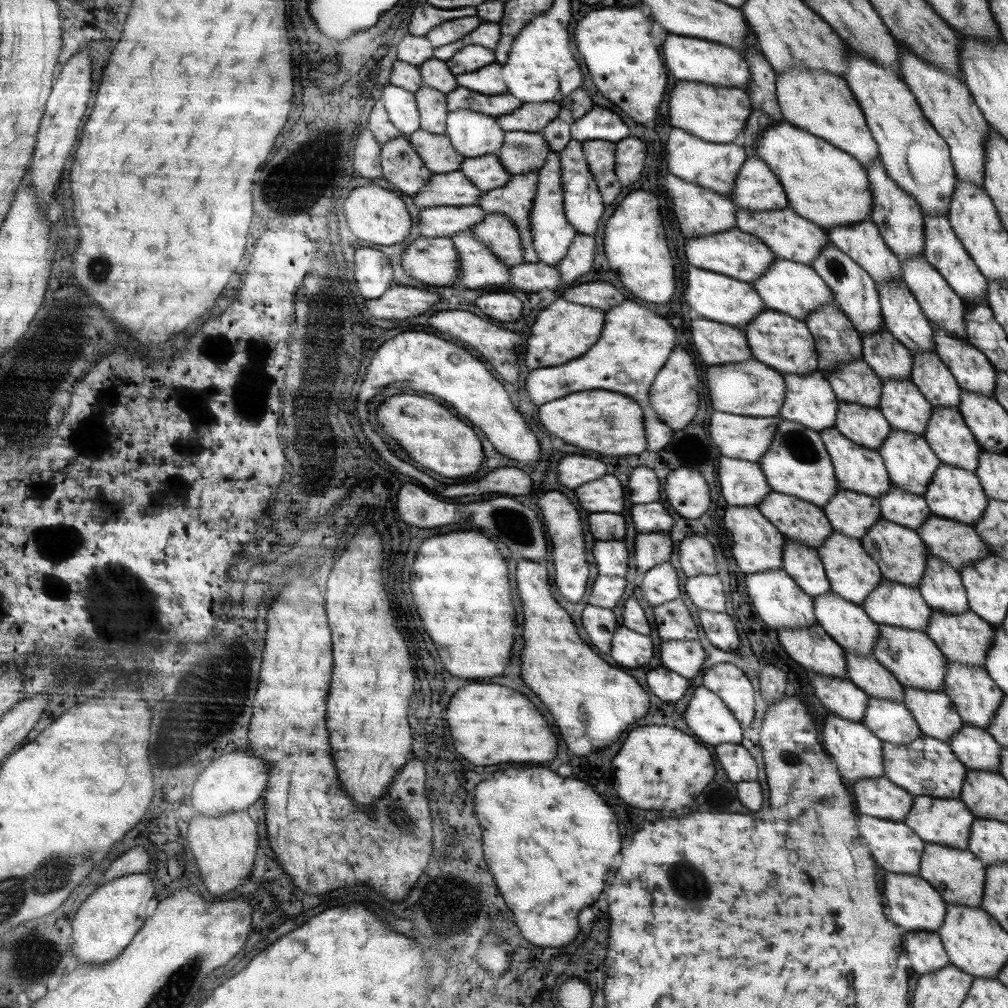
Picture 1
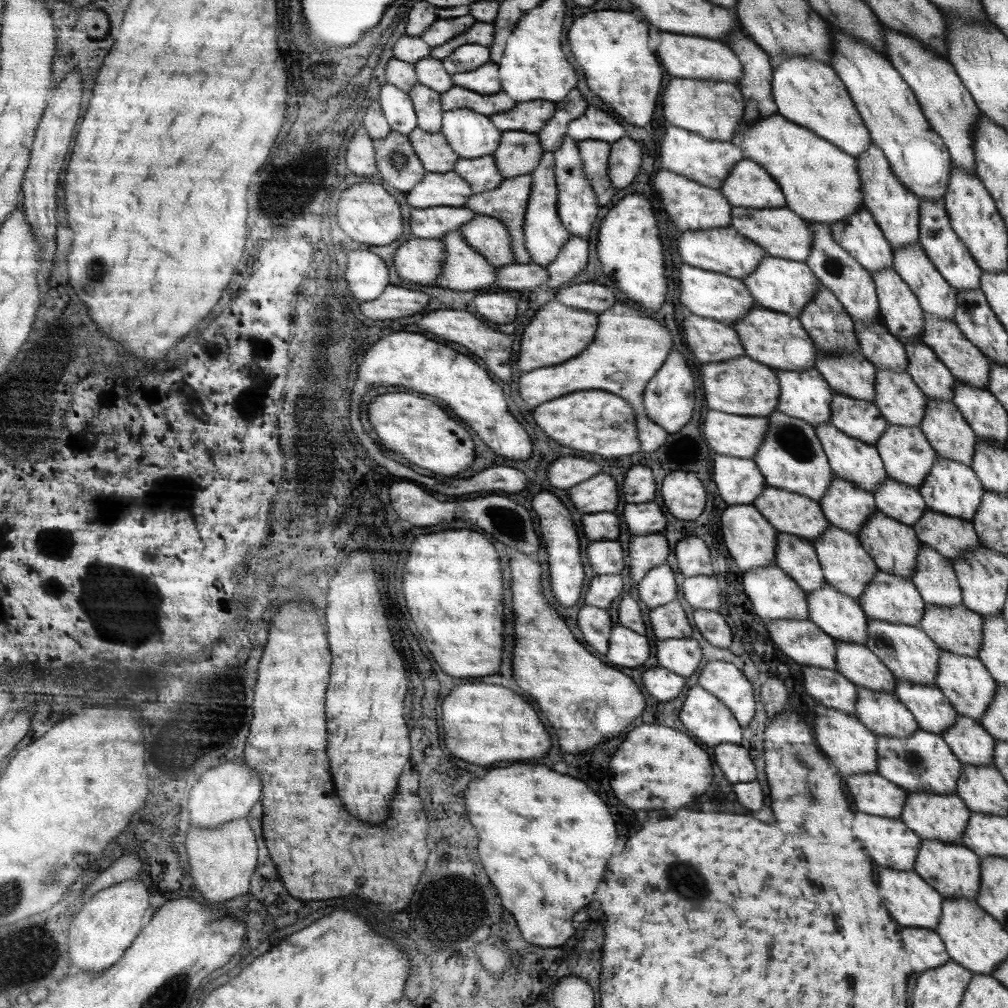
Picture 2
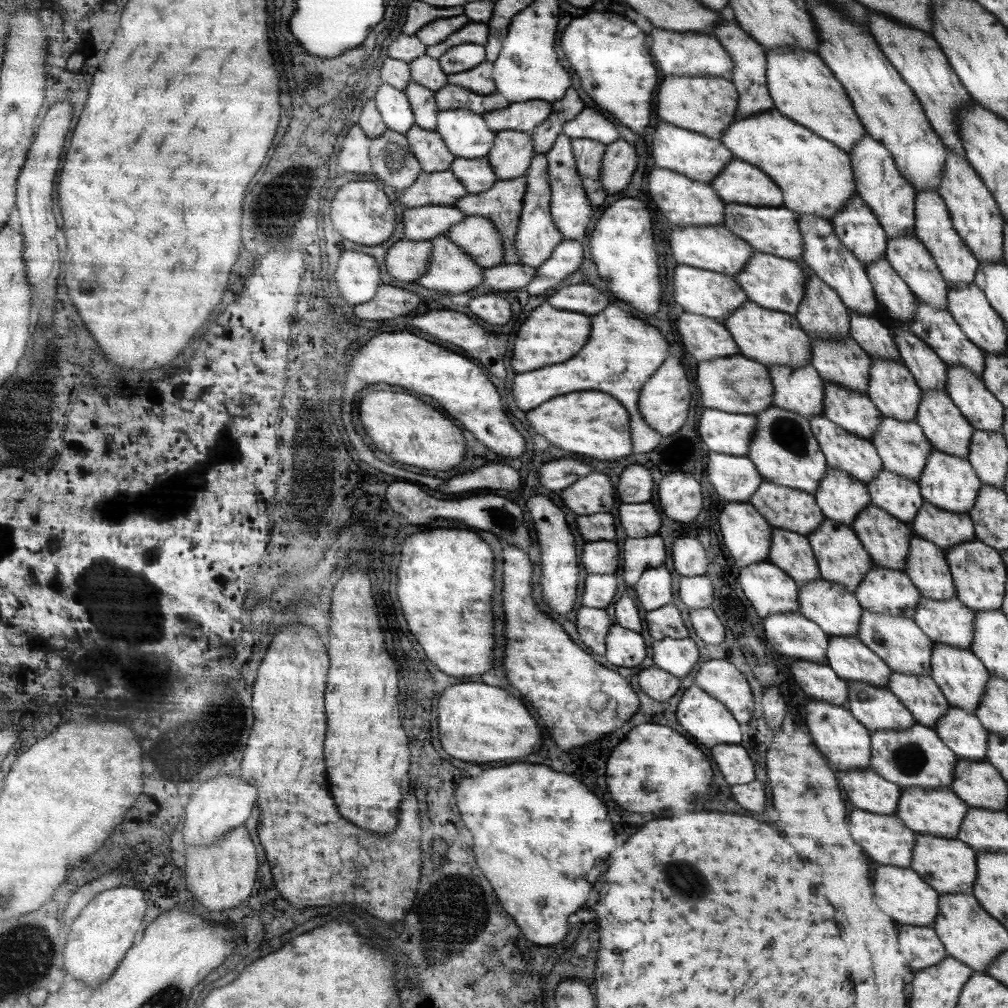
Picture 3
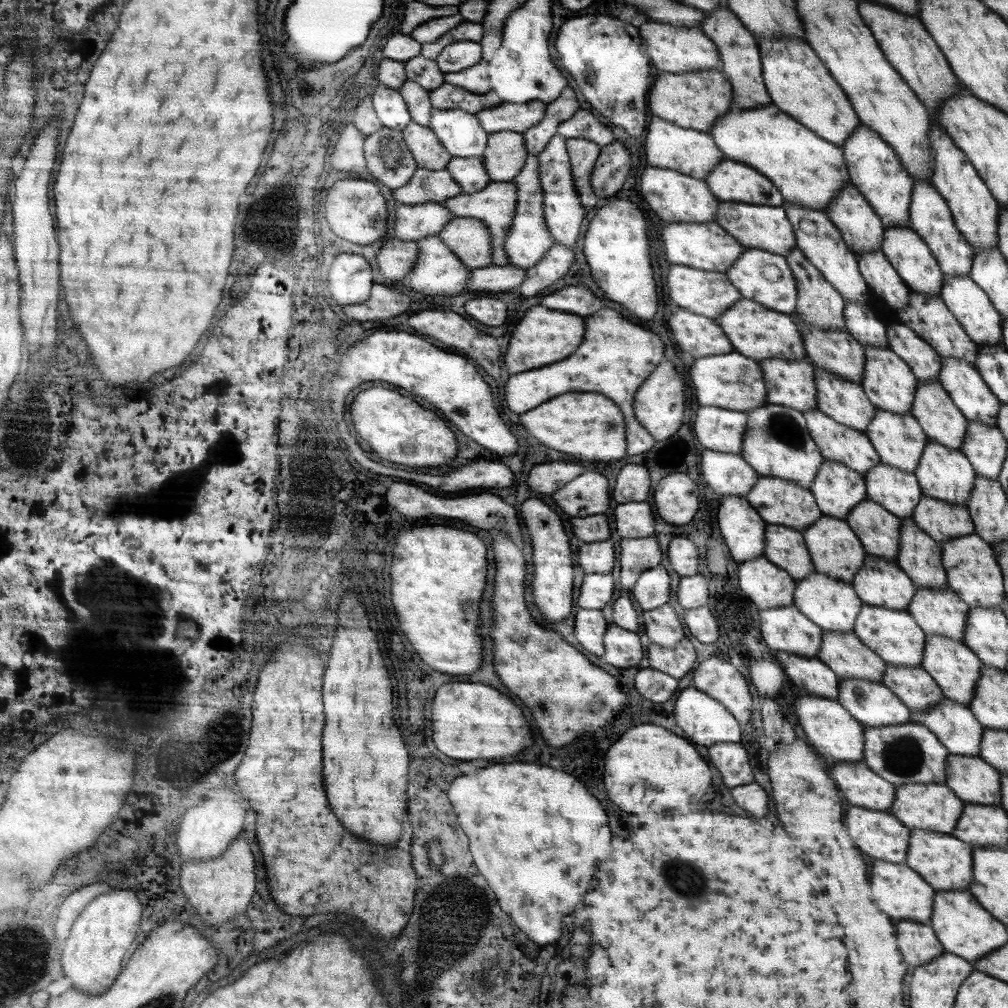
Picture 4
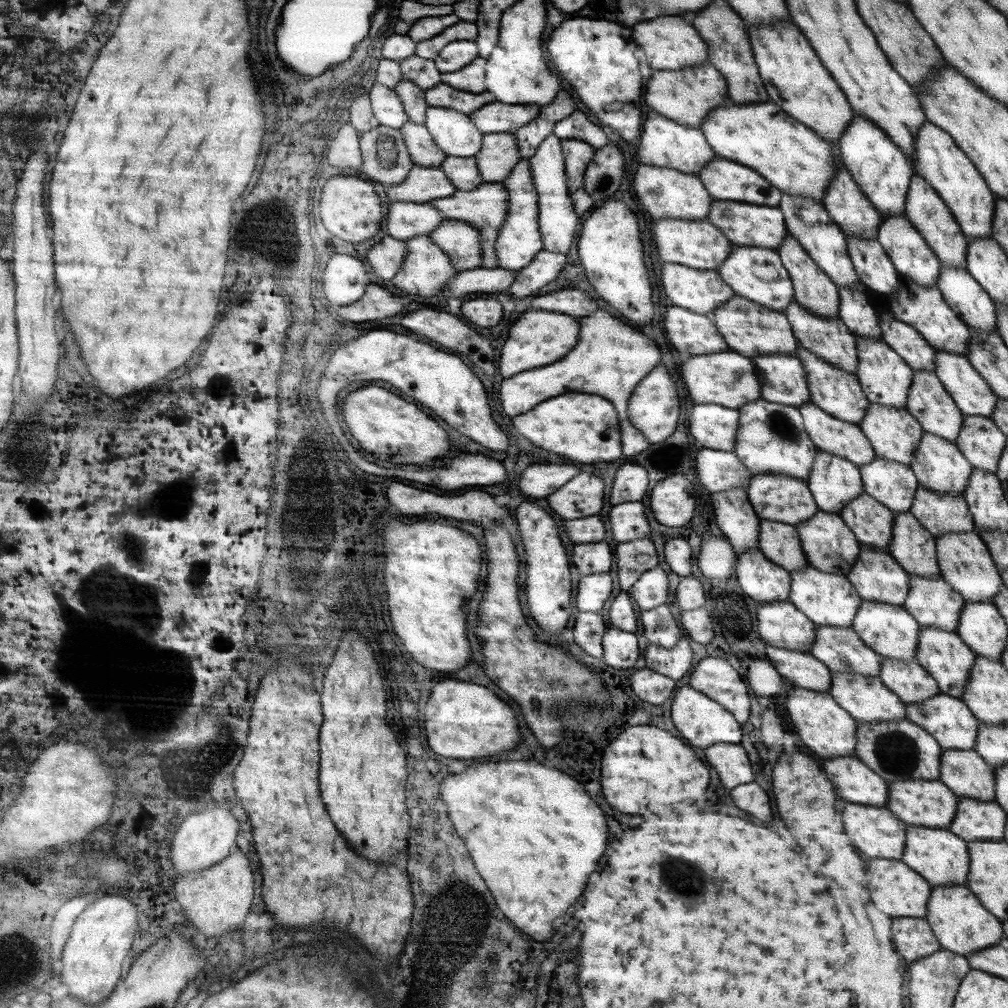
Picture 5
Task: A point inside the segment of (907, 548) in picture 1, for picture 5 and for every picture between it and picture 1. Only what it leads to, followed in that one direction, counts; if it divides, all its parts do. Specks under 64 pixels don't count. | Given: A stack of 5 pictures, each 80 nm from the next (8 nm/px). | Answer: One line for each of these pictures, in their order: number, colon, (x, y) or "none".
2: (894, 547)
3: (886, 539)
4: (878, 530)
5: (871, 522)

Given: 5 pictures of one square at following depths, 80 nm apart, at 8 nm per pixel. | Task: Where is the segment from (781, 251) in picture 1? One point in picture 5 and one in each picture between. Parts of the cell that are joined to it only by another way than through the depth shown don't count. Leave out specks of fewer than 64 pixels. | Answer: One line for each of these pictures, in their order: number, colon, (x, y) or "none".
2: (778, 231)
3: (775, 231)
4: (765, 227)
5: (744, 224)

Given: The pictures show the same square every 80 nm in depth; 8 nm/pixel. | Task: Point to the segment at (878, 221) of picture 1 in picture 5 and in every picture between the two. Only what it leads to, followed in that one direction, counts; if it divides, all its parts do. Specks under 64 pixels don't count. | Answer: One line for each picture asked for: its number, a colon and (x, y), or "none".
2: (896, 210)
3: (879, 183)
4: (874, 169)
5: (880, 169)

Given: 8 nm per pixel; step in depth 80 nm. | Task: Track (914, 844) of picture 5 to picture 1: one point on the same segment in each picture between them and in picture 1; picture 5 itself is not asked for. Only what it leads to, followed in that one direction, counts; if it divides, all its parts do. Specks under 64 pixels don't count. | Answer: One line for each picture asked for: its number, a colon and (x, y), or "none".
1: (960, 875)
2: (955, 871)
3: (950, 865)
4: (945, 862)

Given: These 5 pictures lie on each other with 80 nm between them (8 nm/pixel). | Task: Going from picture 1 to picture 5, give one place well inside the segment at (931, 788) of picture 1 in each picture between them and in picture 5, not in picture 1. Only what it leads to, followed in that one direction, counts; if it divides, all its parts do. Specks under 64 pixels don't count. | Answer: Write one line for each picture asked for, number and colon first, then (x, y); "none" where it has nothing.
2: (922, 762)
3: (916, 756)
4: (904, 753)
5: (901, 750)

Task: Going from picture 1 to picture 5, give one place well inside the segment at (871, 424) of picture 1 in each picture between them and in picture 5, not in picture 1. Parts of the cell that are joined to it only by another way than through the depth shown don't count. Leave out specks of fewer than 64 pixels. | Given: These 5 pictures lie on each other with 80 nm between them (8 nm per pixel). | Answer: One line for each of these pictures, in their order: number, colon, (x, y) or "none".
2: (859, 419)
3: (853, 412)
4: (844, 401)
5: (839, 394)

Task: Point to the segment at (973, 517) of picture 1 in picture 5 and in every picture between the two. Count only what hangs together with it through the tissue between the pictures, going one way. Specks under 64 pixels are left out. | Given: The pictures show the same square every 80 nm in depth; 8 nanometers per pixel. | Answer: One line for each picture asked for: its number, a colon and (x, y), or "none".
2: (952, 488)
3: (947, 482)
4: (945, 474)
5: (939, 466)

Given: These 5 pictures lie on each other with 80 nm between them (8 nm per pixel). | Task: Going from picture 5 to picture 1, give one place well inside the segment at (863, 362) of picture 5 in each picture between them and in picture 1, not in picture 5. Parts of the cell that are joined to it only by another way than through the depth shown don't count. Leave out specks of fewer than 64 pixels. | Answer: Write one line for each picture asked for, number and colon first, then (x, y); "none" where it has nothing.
1: (906, 409)
2: (898, 398)
3: (893, 390)
4: (889, 383)

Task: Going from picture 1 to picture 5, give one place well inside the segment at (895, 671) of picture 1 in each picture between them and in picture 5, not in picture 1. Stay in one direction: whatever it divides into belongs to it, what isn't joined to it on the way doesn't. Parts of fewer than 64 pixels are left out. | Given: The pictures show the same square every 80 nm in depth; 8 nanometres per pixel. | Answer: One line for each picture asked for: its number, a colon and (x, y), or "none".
2: (910, 654)
3: (902, 645)
4: (893, 635)
5: (891, 631)

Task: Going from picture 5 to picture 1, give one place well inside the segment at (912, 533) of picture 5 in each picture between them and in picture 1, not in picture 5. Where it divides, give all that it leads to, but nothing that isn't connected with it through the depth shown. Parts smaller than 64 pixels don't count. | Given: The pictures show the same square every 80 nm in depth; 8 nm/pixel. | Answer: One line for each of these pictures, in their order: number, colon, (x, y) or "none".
1: (941, 586)
2: (935, 578)
3: (926, 565)
4: (920, 557)

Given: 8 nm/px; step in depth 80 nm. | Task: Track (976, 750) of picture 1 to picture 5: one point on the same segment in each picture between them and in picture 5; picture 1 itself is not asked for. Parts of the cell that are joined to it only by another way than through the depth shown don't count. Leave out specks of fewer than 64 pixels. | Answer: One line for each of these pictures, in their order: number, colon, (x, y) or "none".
2: (972, 744)
3: (962, 731)
4: (955, 725)
5: (949, 720)

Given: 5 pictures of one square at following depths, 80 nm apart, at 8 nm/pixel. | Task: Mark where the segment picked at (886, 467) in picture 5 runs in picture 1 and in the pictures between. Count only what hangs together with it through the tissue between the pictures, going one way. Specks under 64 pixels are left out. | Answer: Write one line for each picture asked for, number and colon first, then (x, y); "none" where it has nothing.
1: (904, 508)
2: (901, 502)
3: (899, 497)
4: (899, 492)

